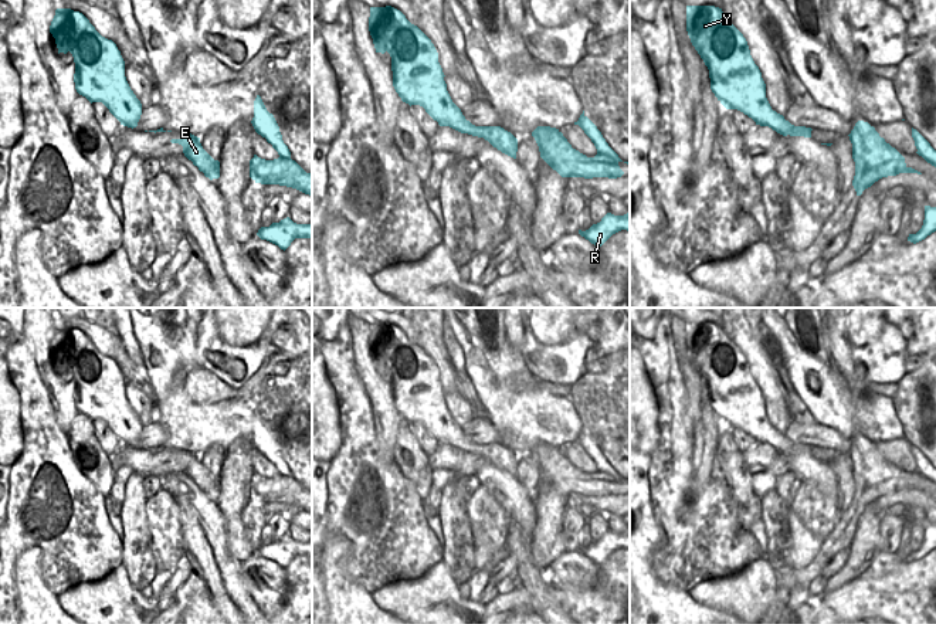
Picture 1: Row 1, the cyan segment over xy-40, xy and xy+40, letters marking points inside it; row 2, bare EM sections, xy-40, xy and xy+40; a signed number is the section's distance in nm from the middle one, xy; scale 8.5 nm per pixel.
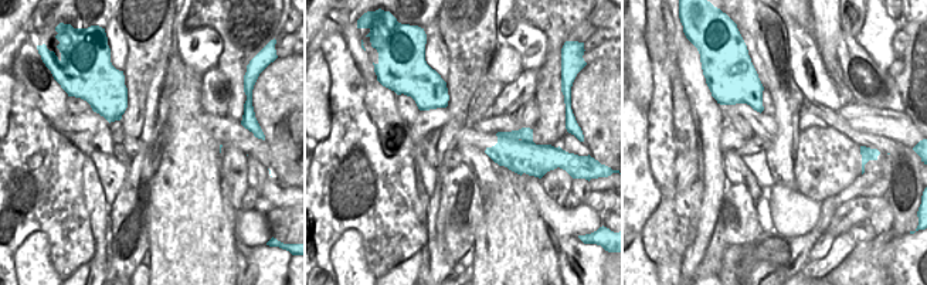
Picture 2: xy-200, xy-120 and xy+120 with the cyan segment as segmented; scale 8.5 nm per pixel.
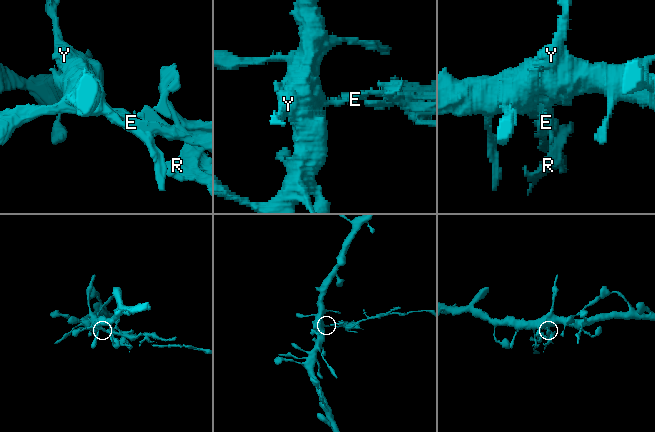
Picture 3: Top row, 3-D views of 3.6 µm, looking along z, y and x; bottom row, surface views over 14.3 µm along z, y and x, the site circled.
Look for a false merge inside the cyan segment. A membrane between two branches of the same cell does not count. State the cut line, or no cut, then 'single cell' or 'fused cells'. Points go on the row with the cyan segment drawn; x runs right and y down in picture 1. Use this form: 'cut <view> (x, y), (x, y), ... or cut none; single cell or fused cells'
cut xy (484, 126), (481, 131), (470, 134); fused cells

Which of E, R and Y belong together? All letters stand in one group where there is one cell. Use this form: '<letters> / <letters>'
E R / Y

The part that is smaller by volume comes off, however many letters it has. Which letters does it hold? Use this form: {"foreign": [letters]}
{"foreign": ["E", "R"]}

